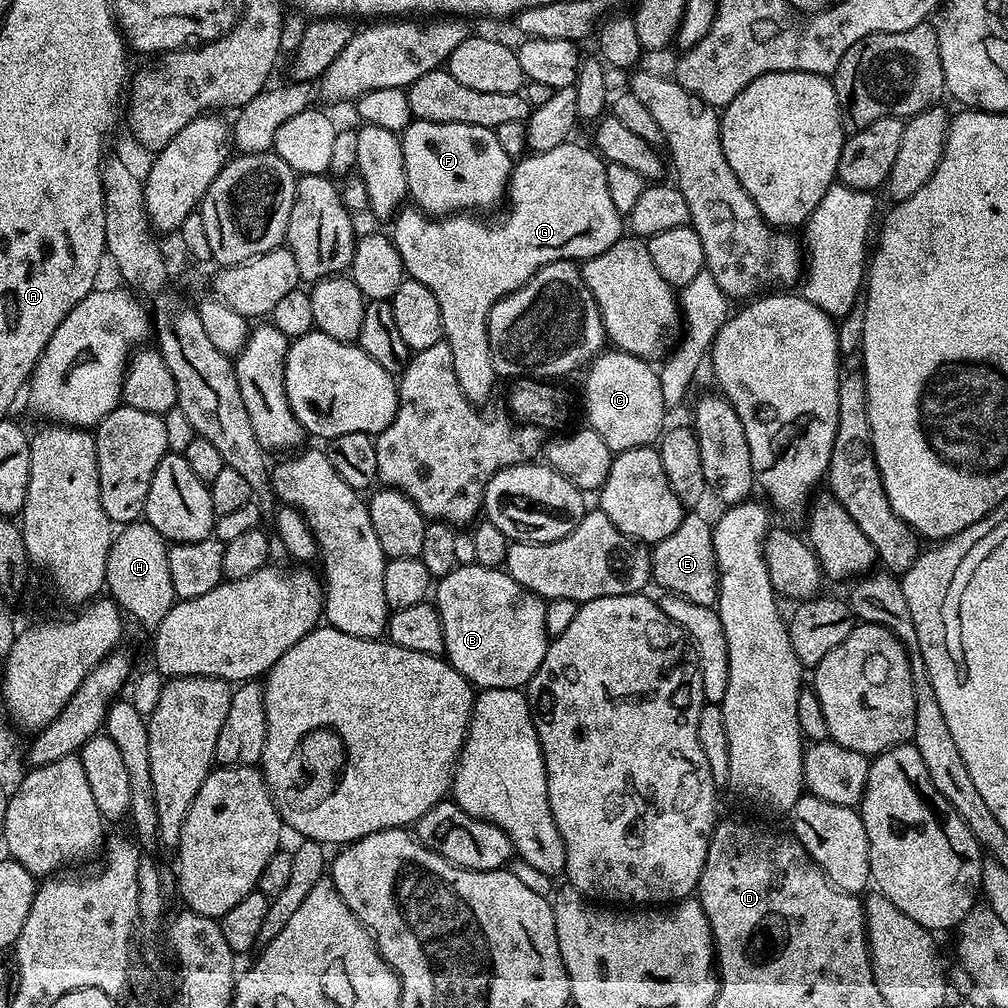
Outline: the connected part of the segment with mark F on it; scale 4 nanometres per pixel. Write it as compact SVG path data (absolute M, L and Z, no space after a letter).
M413 119L400 136L402 142L402 162L406 162L406 186L411 203L421 212L433 218L455 216L457 214L484 214L487 208L505 199L508 179L512 177L513 157L502 150L495 131L486 126L466 126L462 122L426 122Z

